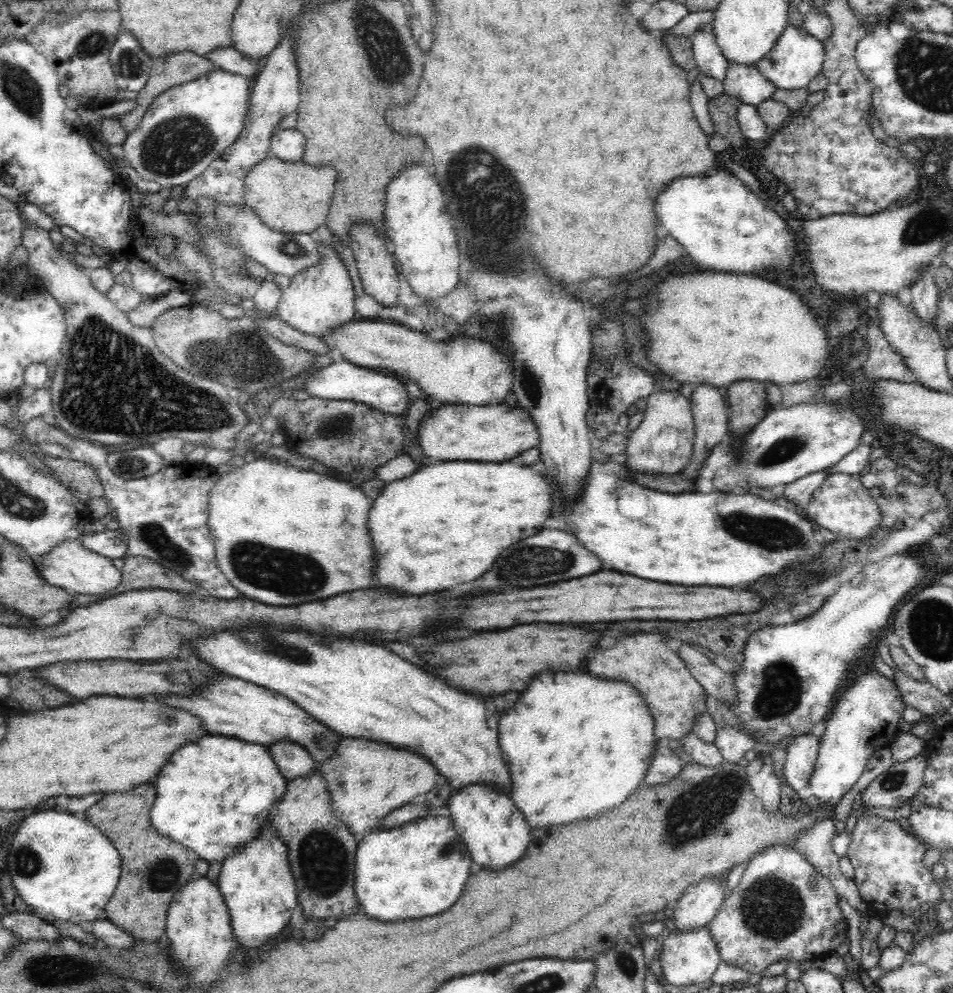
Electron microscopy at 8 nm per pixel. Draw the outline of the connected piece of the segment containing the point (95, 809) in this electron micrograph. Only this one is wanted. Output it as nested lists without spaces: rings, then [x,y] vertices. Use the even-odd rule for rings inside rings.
[[[144,784],[128,791],[111,791],[105,793],[102,800],[91,806],[84,814],[87,821],[98,827],[116,847],[122,858],[122,876],[115,891],[106,903],[103,917],[115,924],[120,930],[133,938],[143,941],[156,941],[165,934],[167,912],[173,894],[179,887],[186,884],[186,879],[195,872],[197,854],[190,848],[174,842],[167,836],[160,834],[151,823],[150,811],[154,806],[154,784]]]

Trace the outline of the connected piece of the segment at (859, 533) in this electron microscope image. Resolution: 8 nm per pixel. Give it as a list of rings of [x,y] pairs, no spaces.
[[[832,473],[823,479],[806,505],[806,517],[816,527],[832,531],[836,538],[866,540],[882,524],[881,512],[868,489],[860,483],[861,474]]]

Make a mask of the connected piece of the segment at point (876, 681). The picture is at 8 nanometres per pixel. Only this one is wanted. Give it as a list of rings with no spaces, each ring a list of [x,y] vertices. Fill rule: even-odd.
[[[876,669],[858,670],[850,688],[846,688],[836,700],[830,720],[825,720],[826,732],[820,737],[820,752],[817,752],[815,767],[809,780],[815,807],[837,806],[842,796],[861,777],[870,756],[876,750],[889,746],[894,736],[903,731],[905,724],[902,712],[906,706],[895,681],[882,676]]]

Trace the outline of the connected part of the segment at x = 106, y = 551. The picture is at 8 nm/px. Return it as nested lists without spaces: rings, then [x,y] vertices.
[[[109,524],[104,532],[88,534],[80,538],[86,549],[105,558],[123,559],[127,555],[128,538],[124,531]]]

